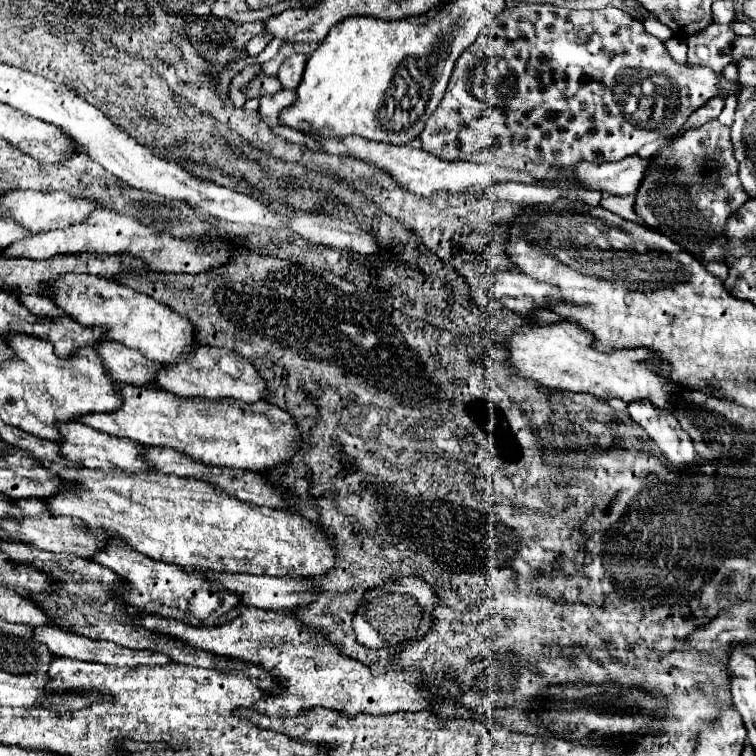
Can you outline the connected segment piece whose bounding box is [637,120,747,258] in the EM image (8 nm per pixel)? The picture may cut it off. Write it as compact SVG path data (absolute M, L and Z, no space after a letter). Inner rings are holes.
M717 120L685 132L681 138L671 140L657 156L653 156L653 168L643 180L637 198L641 200L643 212L649 212L655 222L651 228L661 230L671 236L675 242L691 250L695 256L719 258L725 254L727 238L723 236L723 228L727 218L747 202L745 192L727 192L735 186L741 186L737 176L737 160L733 156L733 145L730 136L731 129L721 126ZM705 160L715 160L721 170L721 184L697 184L699 174L703 170ZM733 172L737 180L733 180ZM699 238L699 240L691 240Z

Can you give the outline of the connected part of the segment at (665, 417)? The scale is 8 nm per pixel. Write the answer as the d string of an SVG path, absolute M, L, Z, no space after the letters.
M629 402L629 416L641 424L649 438L659 446L663 456L675 466L693 466L697 462L697 452L689 434L681 428L677 418L667 410L657 410L651 402Z

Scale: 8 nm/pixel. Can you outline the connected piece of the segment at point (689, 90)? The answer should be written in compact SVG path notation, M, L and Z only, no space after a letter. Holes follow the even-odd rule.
M521 4L507 12L501 24L487 26L455 62L445 98L419 136L423 150L443 160L461 160L489 144L503 144L505 152L521 148L521 154L533 162L563 168L577 162L615 162L637 154L647 142L673 136L711 98L739 96L743 90L739 80L733 82L721 74L711 74L705 66L677 64L665 44L643 28L641 20L615 6L603 10L569 10L549 4ZM645 82L679 84L679 100L659 94L655 84L649 84L653 90L647 90ZM643 94L655 94L657 106L643 108ZM655 114L661 114L661 118L655 120Z

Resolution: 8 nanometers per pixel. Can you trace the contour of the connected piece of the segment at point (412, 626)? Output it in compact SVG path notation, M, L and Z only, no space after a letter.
M407 576L397 584L387 582L385 586L369 590L355 614L355 634L359 644L379 650L385 646L395 646L399 640L407 642L409 638L423 638L431 628L431 610L435 608L435 602L435 592L421 578L415 576Z

